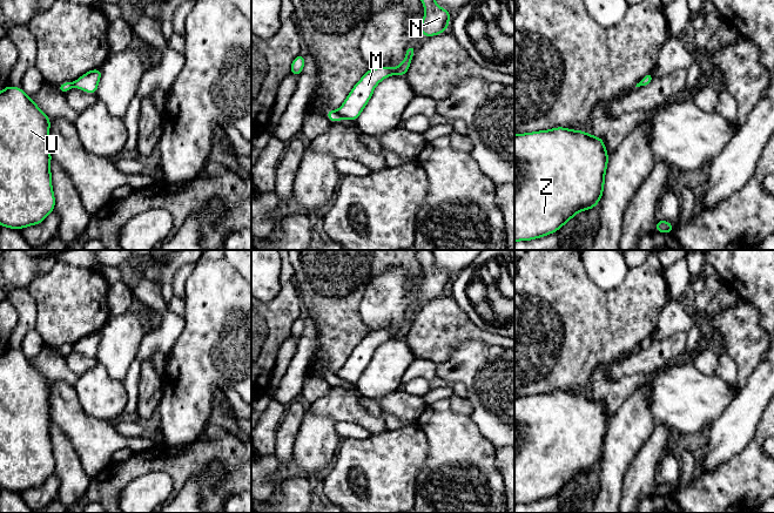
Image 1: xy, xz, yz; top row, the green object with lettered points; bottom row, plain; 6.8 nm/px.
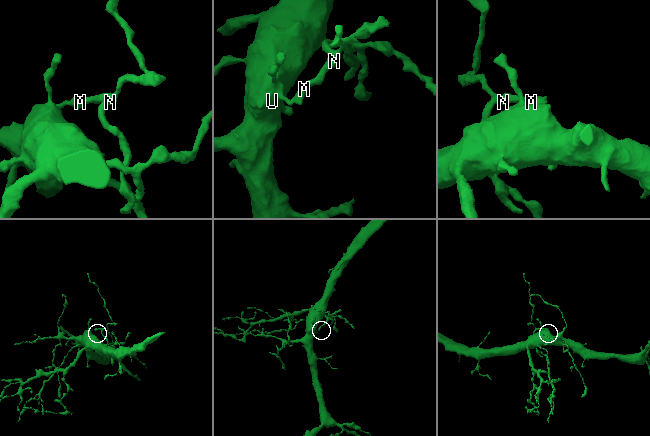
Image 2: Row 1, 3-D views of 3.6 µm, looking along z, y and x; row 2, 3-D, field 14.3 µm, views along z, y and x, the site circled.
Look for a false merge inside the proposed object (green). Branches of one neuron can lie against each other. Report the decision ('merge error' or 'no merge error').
merge error

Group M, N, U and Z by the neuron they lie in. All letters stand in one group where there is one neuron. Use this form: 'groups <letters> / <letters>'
groups M N / U Z

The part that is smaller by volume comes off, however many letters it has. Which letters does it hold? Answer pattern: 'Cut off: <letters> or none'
Cut off: M, N

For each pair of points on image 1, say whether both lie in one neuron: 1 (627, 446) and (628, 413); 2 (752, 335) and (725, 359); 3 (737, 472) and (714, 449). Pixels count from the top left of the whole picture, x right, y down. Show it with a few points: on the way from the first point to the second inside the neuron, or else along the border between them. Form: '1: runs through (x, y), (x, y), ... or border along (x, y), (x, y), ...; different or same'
1: runs through (627, 438), (628, 422); same
2: border along (724, 351), (735, 363), (738, 370), (737, 383); different
3: border along (748, 444), (714, 471), (706, 472), (702, 476); different

